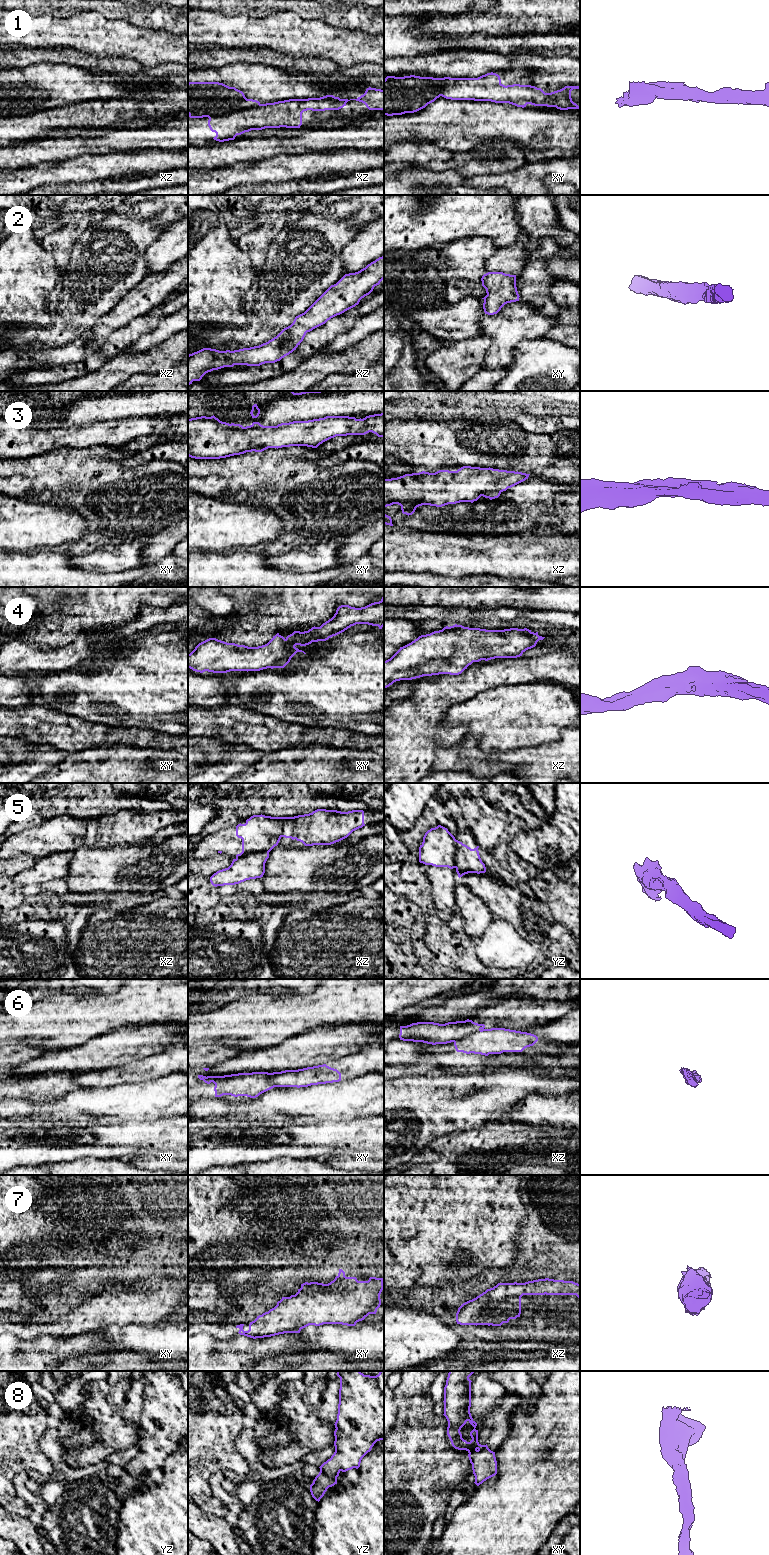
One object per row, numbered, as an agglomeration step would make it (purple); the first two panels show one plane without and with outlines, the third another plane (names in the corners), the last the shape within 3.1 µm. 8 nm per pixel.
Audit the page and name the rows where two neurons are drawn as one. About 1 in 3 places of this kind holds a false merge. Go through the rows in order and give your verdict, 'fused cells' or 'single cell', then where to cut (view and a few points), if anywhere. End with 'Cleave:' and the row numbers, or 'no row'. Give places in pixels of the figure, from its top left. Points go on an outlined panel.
1: fused cells; cut xz (259, 103), (229, 114), (209, 118)
2: single cell; cut none
3: single cell; cut none
4: single cell; cut none
5: fused cells; cut xz (268, 852), (253, 852), (236, 858)
6: fused cells; cut xz (480, 1029), (454, 1042)
7: single cell; cut none
8: single cell; cut none
Cleave: 1, 5, 6

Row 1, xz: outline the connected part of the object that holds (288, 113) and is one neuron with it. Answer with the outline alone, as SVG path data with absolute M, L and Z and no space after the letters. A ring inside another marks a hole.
M369 87L363 95L350 100L364 103L369 110L384 110L384 90L381 89ZM326 95L320 98L289 99L259 104L230 115L209 118L208 126L216 133L213 139L224 142L234 140L237 135L251 130L300 128L304 111L339 110L350 100Z

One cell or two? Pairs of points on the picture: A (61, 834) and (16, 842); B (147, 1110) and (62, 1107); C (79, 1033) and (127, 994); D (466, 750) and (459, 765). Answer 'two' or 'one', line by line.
A: one
B: one
C: one
D: two

